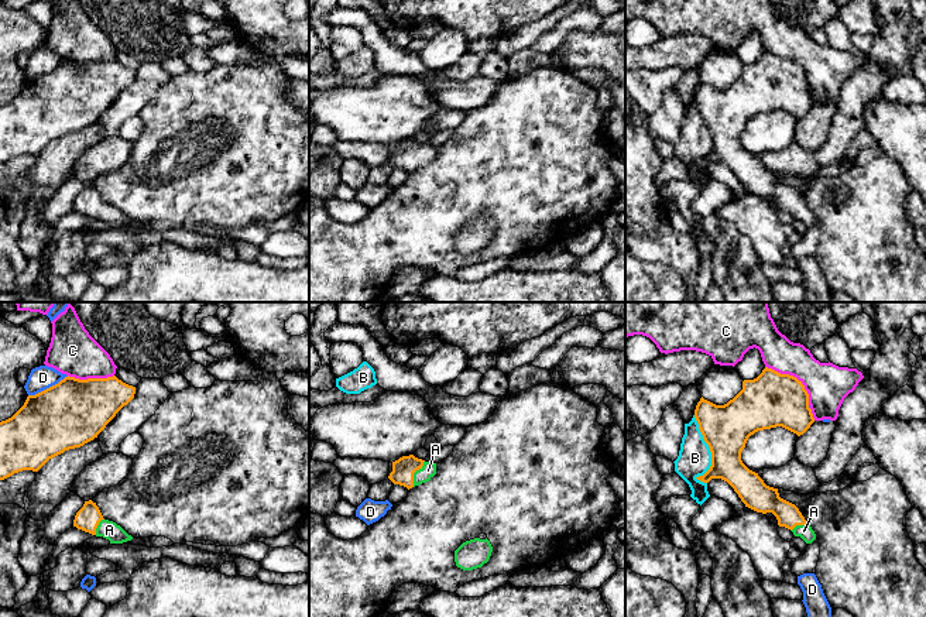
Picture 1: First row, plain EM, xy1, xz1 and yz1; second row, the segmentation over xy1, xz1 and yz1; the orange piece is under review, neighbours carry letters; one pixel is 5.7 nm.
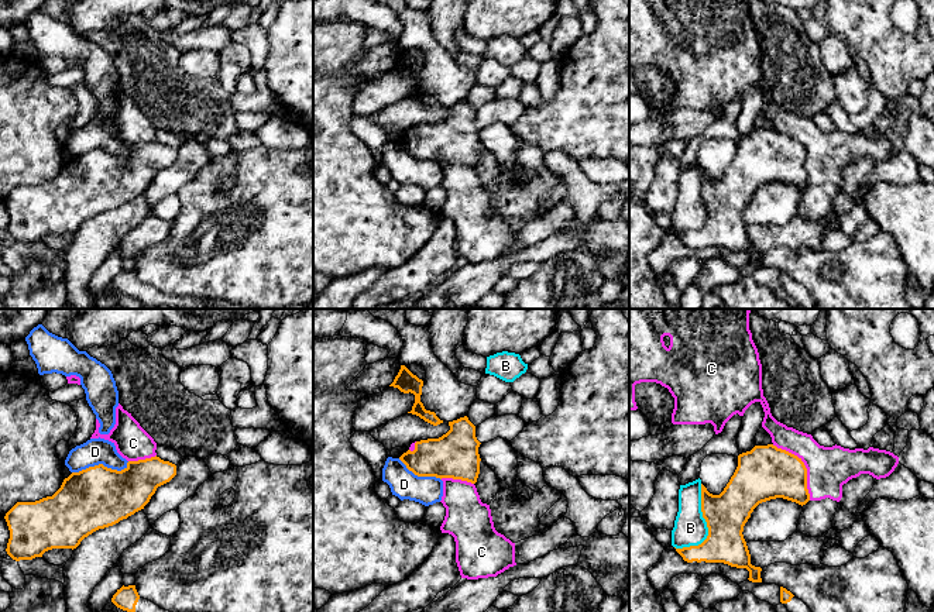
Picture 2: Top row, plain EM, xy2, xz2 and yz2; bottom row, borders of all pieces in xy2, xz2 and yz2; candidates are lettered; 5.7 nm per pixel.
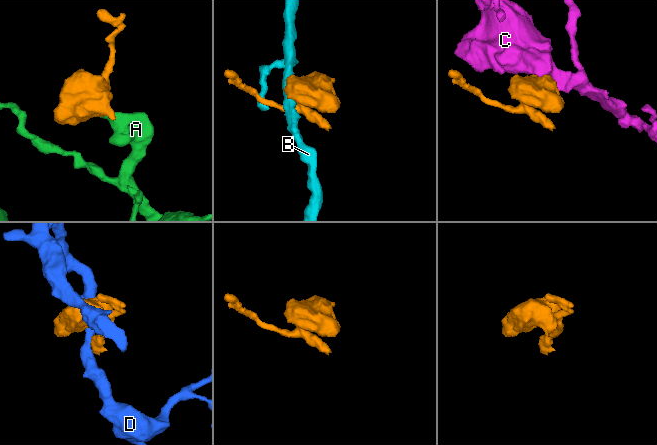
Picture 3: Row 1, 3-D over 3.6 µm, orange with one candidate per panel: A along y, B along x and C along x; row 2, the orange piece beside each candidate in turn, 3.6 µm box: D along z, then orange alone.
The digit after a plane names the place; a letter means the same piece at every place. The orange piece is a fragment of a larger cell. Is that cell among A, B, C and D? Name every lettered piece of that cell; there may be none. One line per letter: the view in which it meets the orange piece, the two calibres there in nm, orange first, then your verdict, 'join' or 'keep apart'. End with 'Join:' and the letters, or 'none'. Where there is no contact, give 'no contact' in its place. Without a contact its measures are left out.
A: meets orange in xz1; 130 nm thick on the orange side, 90 nm on the other; join
B: meets orange in yz2; 240 nm thick on the orange side, 190 nm on the other; keep apart
C: meets orange in yz2; 320 nm thick on the orange side, 240 nm on the other; keep apart
D: meets orange in xy2; 360 nm thick on the orange side, 150 nm on the other; keep apart
Join: A

